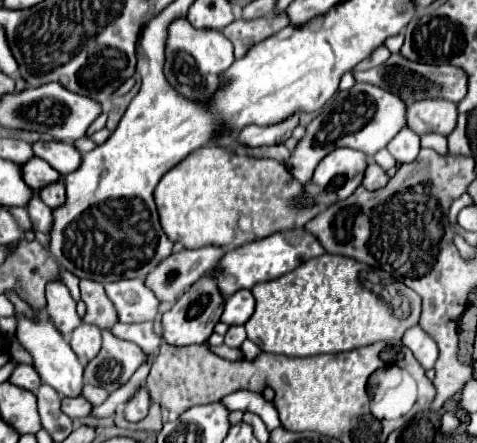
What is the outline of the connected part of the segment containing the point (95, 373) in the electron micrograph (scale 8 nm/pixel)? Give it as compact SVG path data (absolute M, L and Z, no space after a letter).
M106 328L102 330L102 350L84 368L84 382L114 392L144 360L146 356L140 346L114 336L112 330Z

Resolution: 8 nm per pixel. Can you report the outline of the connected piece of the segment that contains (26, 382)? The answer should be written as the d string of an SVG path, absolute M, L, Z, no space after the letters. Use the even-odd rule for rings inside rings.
M18 364L18 368L10 376L10 382L24 390L30 390L30 392L36 392L36 388L40 388L40 384L42 384L38 372L30 364Z

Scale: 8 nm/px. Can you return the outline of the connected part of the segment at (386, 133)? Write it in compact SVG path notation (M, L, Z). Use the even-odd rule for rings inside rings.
M356 82L346 92L336 92L332 100L318 112L318 116L310 122L306 128L306 138L300 140L298 148L288 158L286 166L292 172L292 176L308 184L312 180L312 174L318 166L318 162L330 154L334 148L348 146L354 150L362 150L368 156L374 156L380 148L384 148L402 128L406 128L406 102L400 100L400 96L390 94L384 88L376 88L368 82Z

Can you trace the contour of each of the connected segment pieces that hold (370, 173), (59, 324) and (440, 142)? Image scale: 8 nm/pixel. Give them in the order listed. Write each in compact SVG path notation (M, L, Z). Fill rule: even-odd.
M370 162L368 170L364 174L362 186L366 186L368 190L380 190L380 188L384 188L384 184L388 184L388 180L390 180L390 176L386 174L386 170L380 168L376 162Z
M50 280L46 284L46 312L56 328L68 338L72 330L80 324L76 314L76 302L70 296L70 290L60 280Z
M430 132L430 134L420 136L420 140L422 140L422 148L432 148L432 150L436 150L438 154L446 154L446 152L448 152L446 138L444 138L444 136L440 136L440 134Z

